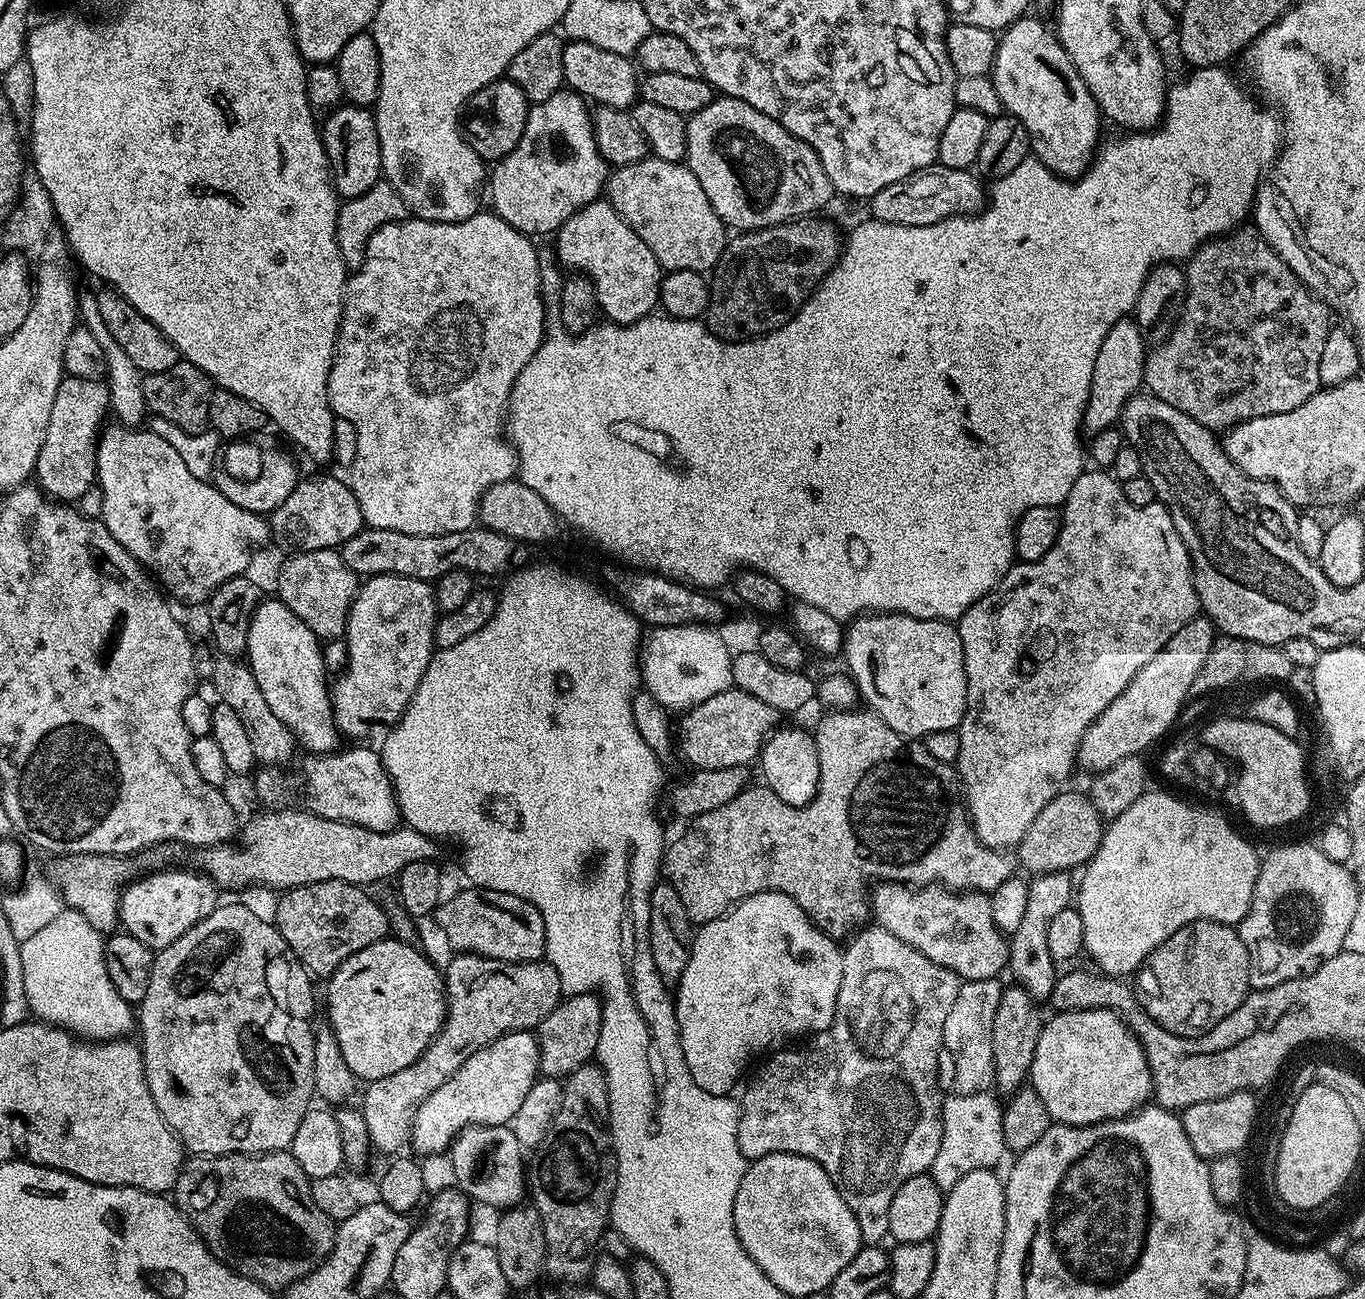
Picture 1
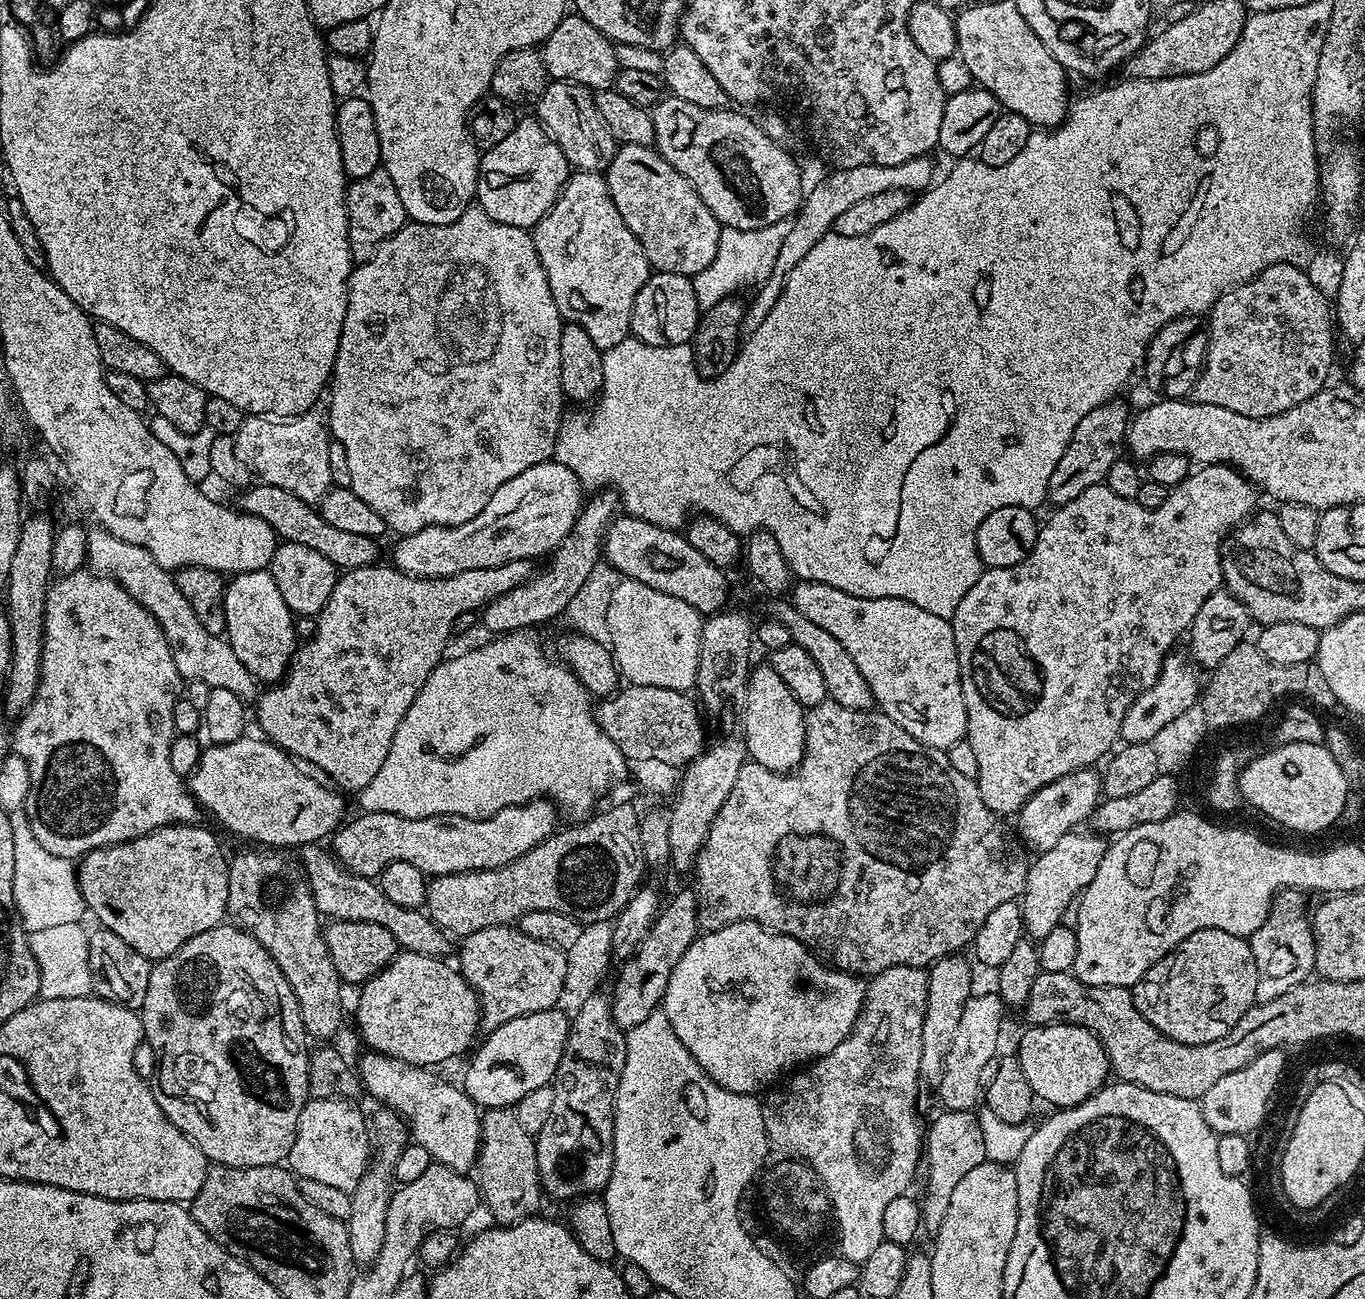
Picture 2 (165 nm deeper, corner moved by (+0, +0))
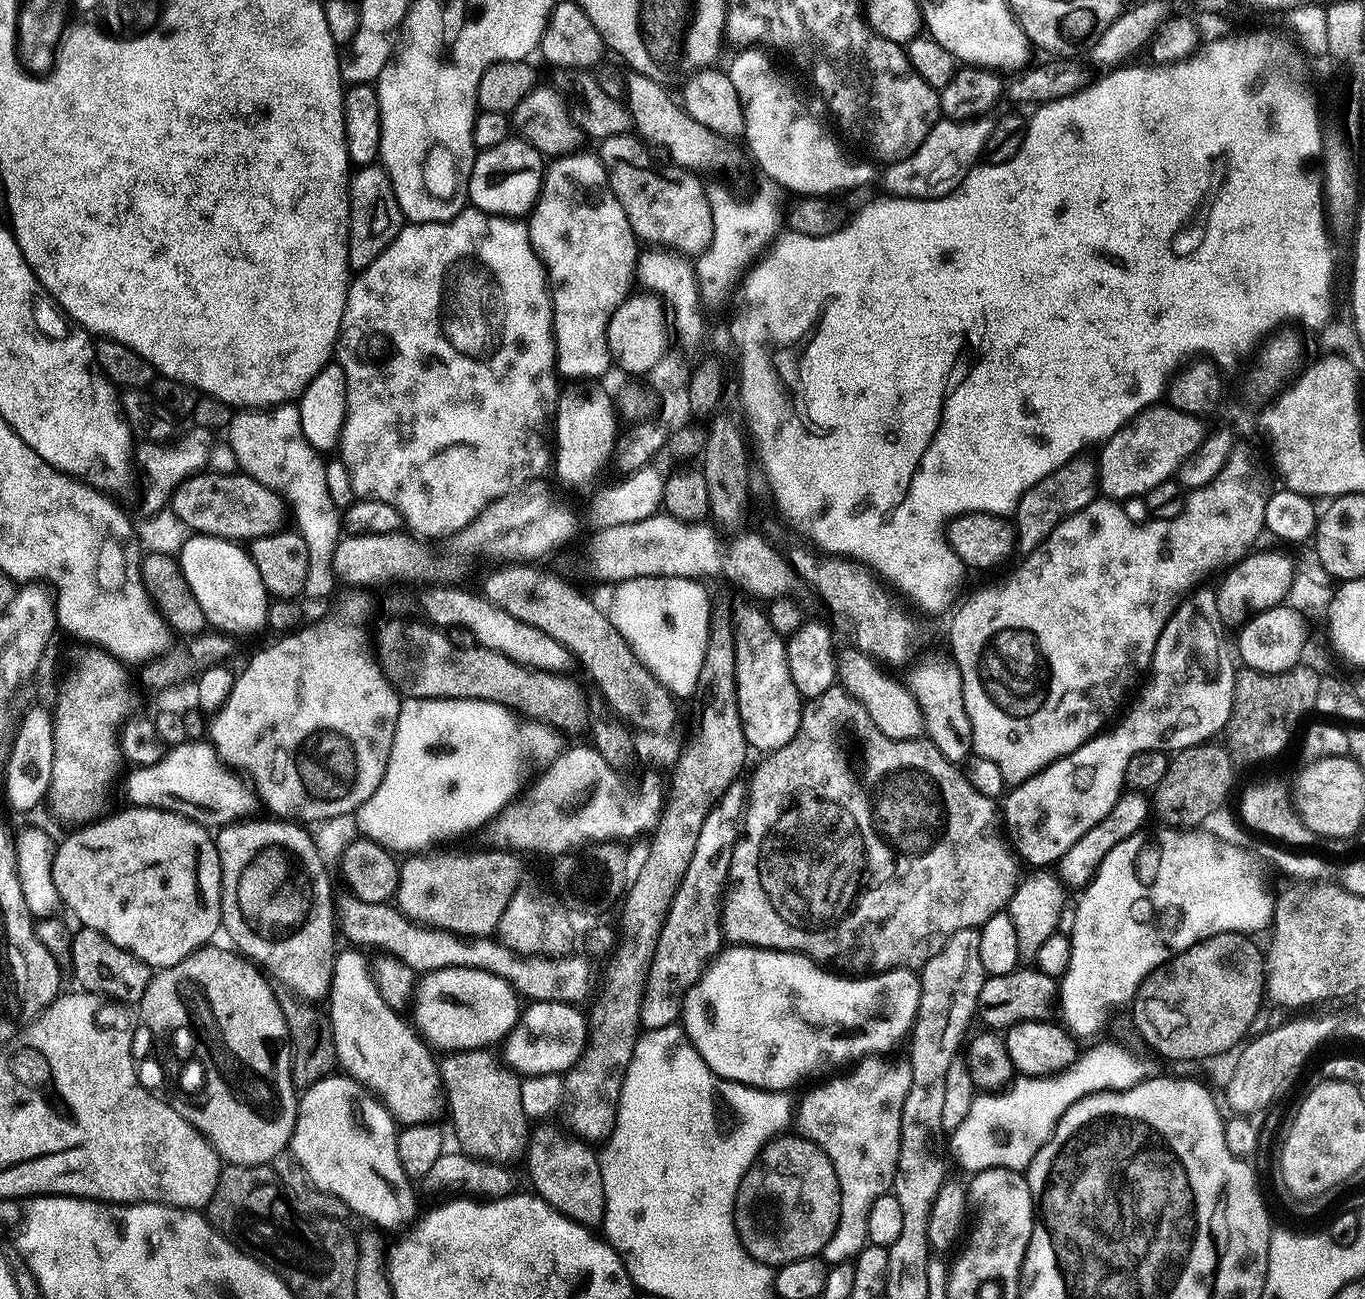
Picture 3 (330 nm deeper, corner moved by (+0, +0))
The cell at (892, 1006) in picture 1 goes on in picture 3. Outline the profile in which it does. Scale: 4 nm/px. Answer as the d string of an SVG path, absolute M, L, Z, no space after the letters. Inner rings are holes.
M872 1060L853 1067L849 1076L836 1074L825 1079L821 1088L805 1094L794 1108L794 1124L799 1135L814 1141L830 1158L834 1166L834 1174L838 1174L840 1187L840 1213L838 1226L834 1234L830 1234L830 1242L826 1242L822 1259L825 1265L846 1264L855 1261L856 1255L867 1248L868 1231L866 1218L870 1218L870 1206L878 1198L892 1192L892 1183L896 1177L898 1166L898 1150L900 1149L900 1123L902 1122L902 1106L906 1102L906 1094L910 1090L912 1075L907 1062L900 1064L882 1064L880 1060Z

